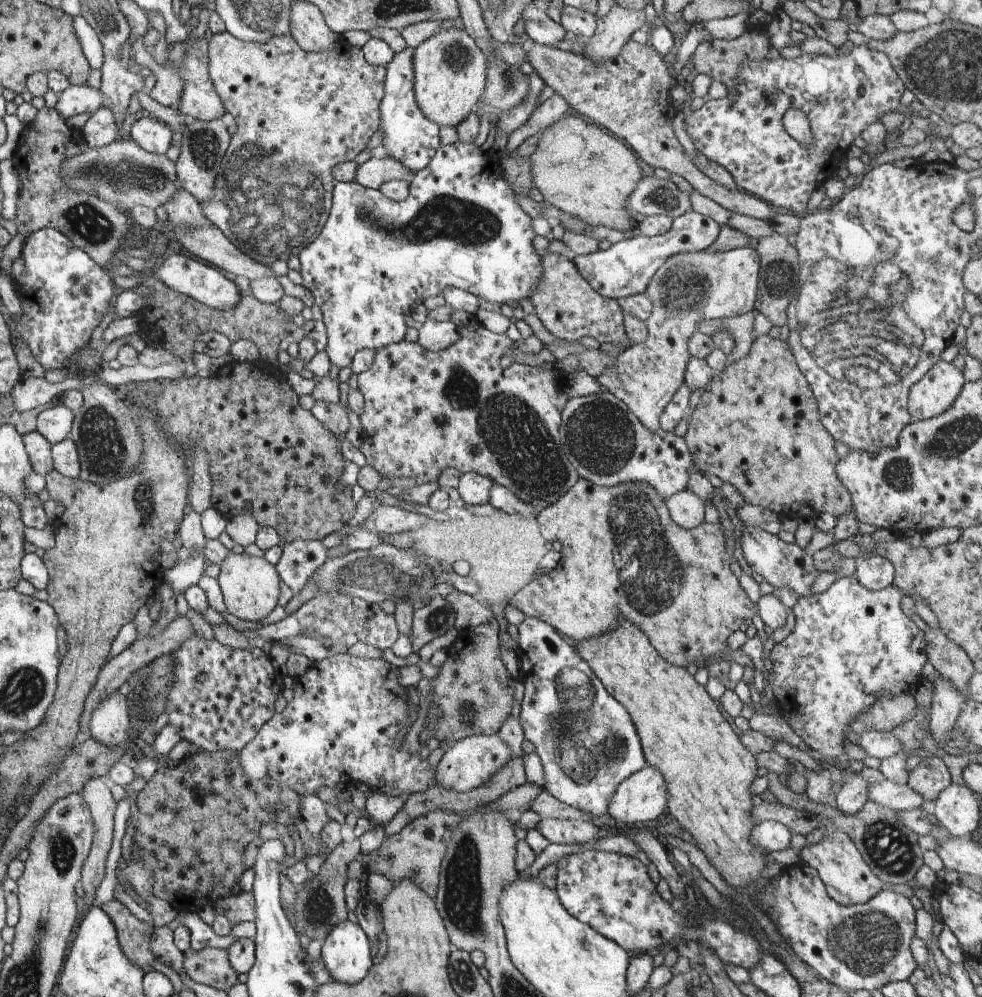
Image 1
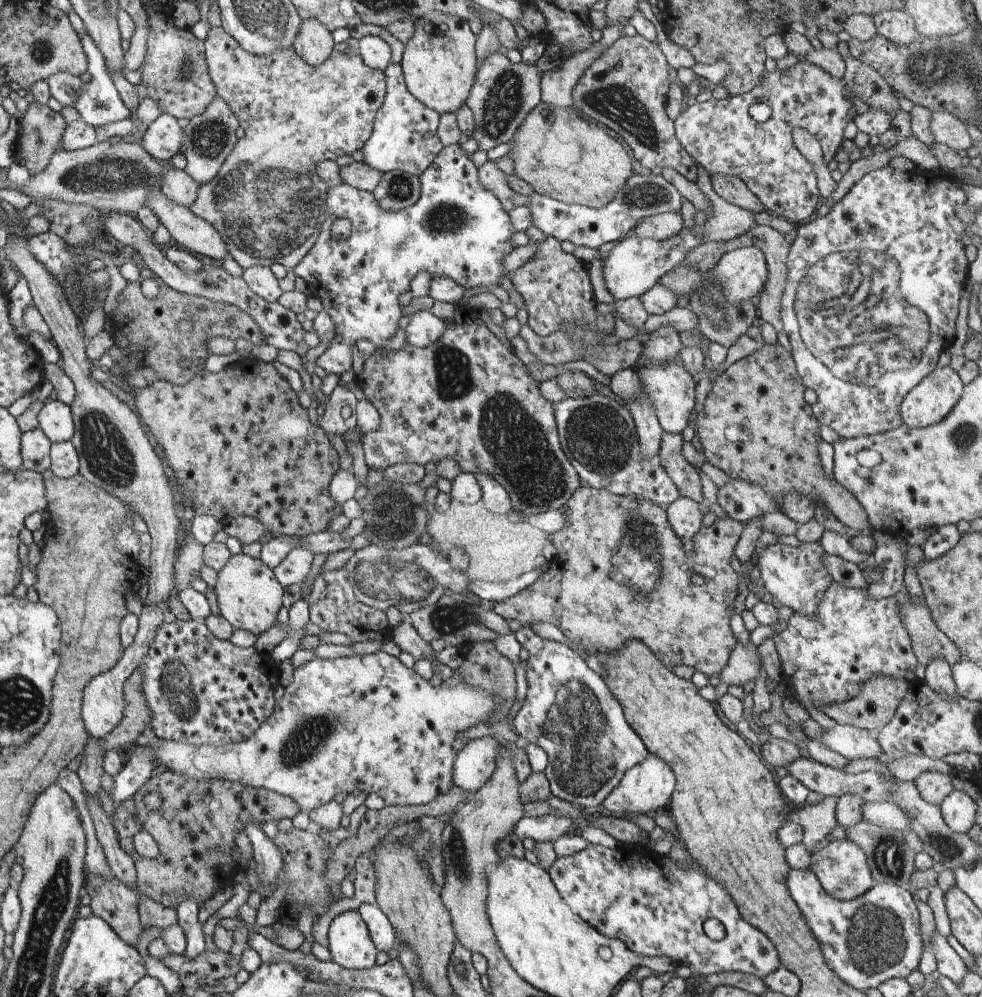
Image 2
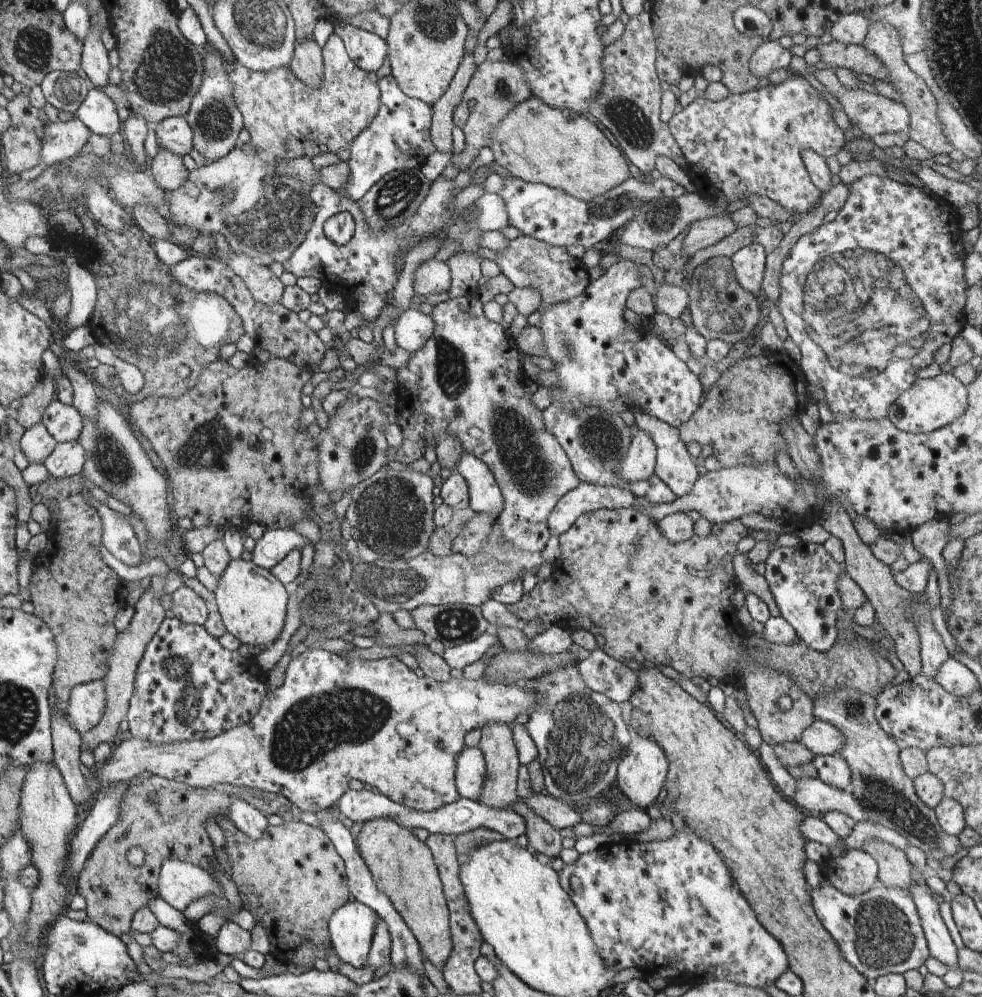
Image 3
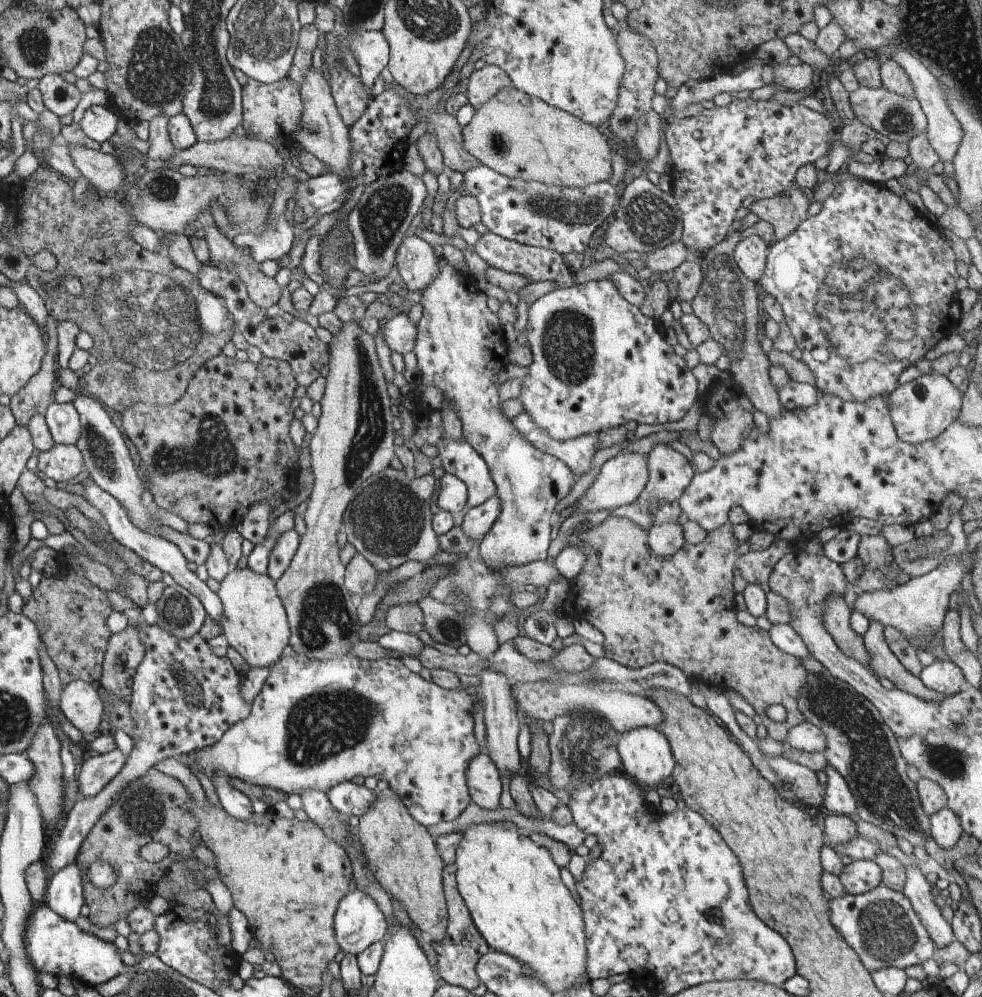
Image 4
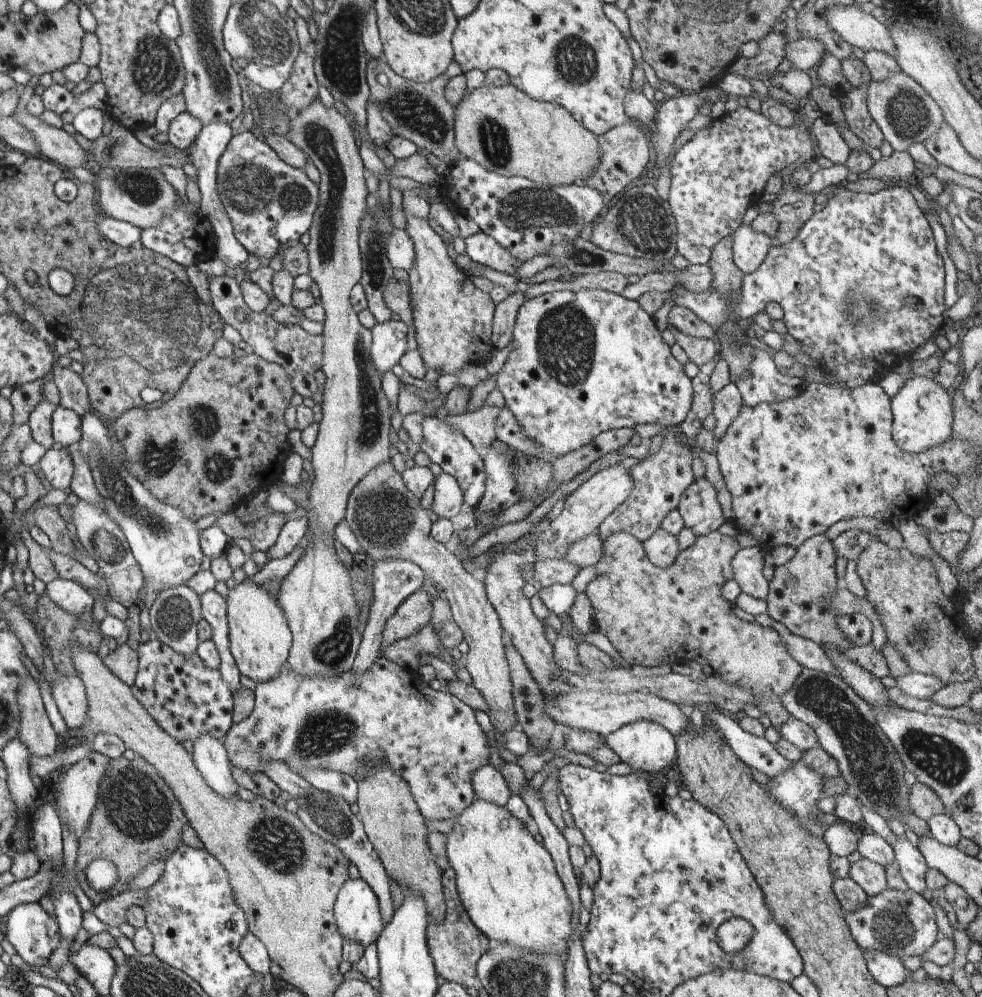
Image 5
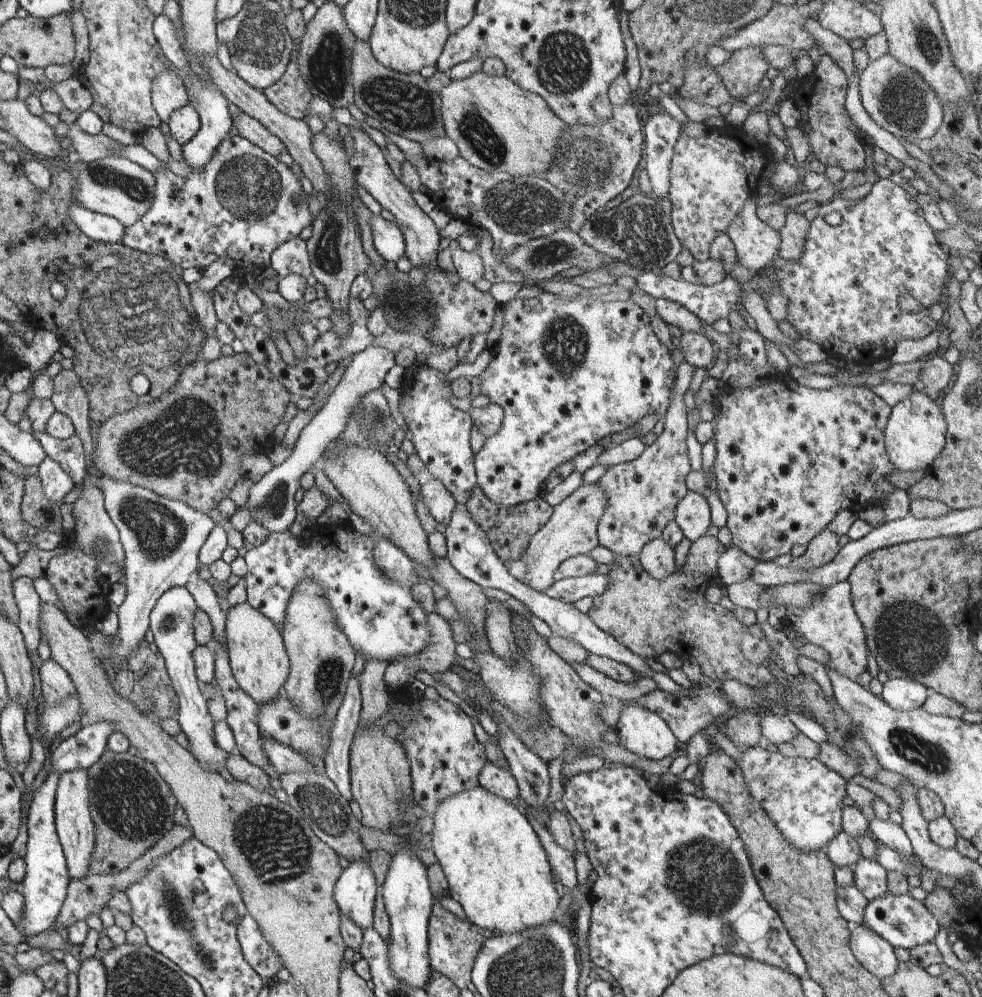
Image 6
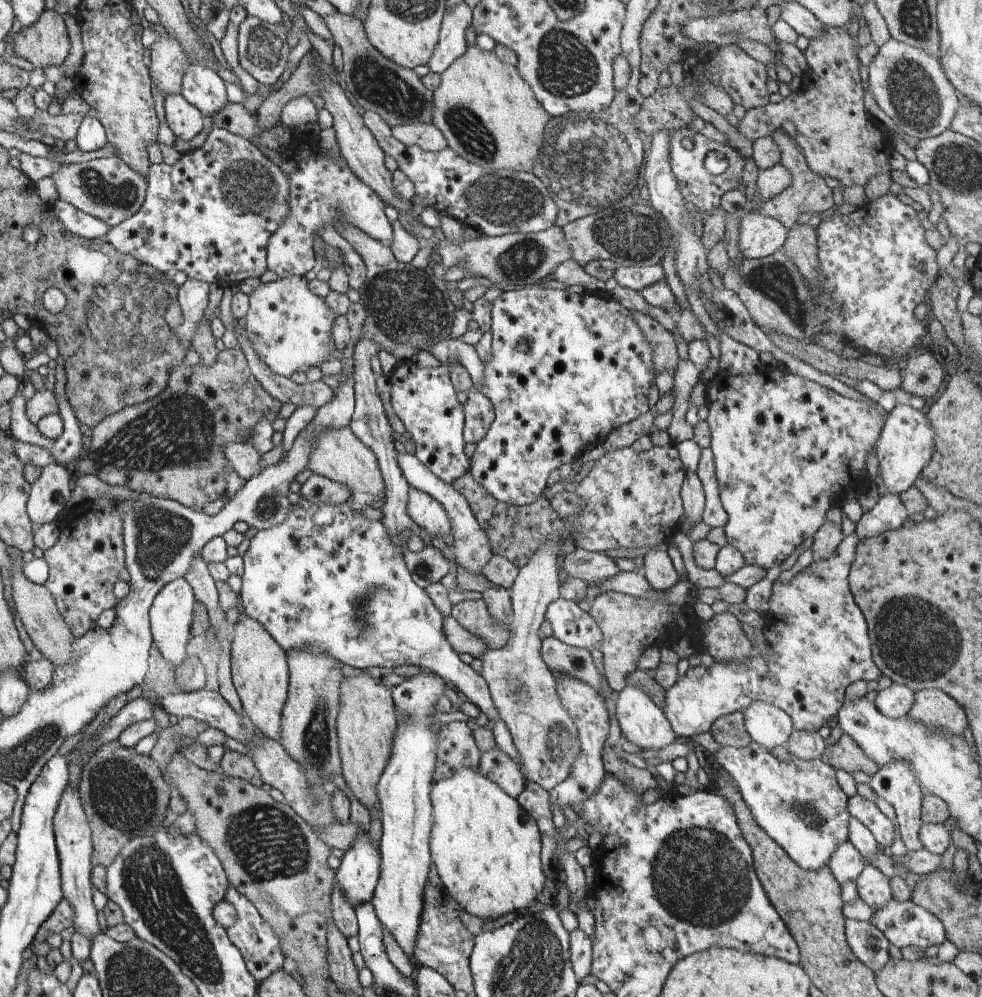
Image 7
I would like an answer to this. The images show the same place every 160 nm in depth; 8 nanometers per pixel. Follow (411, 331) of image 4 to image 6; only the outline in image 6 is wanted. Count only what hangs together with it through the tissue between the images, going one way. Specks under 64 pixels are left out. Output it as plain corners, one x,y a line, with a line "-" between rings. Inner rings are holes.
369,345
364,351
352,356
343,377
326,404
317,414
314,414
310,424
299,434
298,440
295,442
294,453
282,465
272,467
266,476
252,483
246,506
253,511
253,520
261,522
272,533
283,533
289,530
297,515
294,494
300,487
300,476
308,472
310,466
318,465
321,462
322,454
345,429
349,416
358,408
361,398
370,391
380,390
384,376
395,365
395,353
382,346

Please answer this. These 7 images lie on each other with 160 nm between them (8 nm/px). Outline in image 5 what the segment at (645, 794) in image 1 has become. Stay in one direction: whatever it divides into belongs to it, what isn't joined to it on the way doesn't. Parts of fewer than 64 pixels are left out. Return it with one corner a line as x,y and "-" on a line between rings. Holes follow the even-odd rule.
639,720
622,725
605,738
605,743
623,761
629,770
642,771
654,777
658,773
674,771
677,760
675,738
661,724
654,721

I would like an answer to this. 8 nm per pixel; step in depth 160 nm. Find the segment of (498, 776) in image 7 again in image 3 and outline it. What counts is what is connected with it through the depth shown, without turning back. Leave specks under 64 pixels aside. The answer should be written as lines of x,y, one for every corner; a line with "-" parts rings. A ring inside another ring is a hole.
468,747
459,756
455,784
464,799
478,800
487,778
486,757
481,748

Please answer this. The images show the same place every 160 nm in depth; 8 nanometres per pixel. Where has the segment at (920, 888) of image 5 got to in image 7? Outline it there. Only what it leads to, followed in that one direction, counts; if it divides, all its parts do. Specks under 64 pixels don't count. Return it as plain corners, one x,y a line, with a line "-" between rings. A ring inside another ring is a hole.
859,794
849,797
848,812
857,818
876,838
881,848
887,850
894,842
894,824
876,806

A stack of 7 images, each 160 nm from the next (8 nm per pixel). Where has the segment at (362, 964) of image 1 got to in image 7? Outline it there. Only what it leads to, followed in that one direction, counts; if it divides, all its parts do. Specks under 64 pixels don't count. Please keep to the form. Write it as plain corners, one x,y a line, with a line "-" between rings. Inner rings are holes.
361,834
355,840
354,846
349,848
337,862
336,884
344,893
345,899
354,907
362,903
370,903
374,898
375,887
378,886
382,854
374,848
367,834

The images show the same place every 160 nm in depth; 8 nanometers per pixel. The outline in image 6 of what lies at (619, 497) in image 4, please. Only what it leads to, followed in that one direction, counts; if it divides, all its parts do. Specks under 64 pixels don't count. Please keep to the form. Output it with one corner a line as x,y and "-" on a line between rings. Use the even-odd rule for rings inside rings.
601,482
583,483
559,505
553,507
552,516
548,522
531,538
524,560
527,563
528,573
524,584
544,593
554,580
554,573
558,567
570,557
588,555
599,544
597,526
608,506
609,496
601,487

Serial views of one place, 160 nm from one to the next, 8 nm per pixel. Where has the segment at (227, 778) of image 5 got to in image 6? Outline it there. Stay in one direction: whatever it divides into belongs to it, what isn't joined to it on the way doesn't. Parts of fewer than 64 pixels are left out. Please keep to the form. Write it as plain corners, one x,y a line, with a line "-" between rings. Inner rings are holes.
174,587
167,590
155,604
151,612
151,629
154,635
157,650
167,662
167,671
170,673
172,684
179,696
179,714
177,720
181,731
186,734
189,742
189,751
204,769
217,772
221,766
227,766
227,758
230,754
223,751
214,738
215,724
208,713
206,699
202,697
198,689
195,673
194,649
199,645
195,639
194,617
198,611
197,602
192,593
186,587

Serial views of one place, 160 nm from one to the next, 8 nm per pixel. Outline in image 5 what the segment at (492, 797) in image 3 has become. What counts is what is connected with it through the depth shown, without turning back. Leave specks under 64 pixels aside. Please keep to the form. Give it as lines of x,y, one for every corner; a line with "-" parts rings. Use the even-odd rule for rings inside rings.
388,461
388,464
379,464
370,471
351,492
345,519
364,554
372,560
410,561
424,571
426,578
432,578
440,586
449,602
454,622
460,627
463,640
468,644
466,662
463,665
472,677
472,684
486,701
487,714
496,732
507,733
518,728
518,722
505,655
505,635
499,615
487,599
484,584
464,570
462,560
452,548
430,536
428,515
428,512
422,510
420,500
414,498
414,493
404,484
403,476

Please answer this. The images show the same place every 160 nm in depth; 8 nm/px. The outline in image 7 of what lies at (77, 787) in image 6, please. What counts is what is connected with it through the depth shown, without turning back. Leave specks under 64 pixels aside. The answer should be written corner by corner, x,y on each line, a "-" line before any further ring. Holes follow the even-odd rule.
69,784
54,818
54,831
56,833
56,844
59,845
59,863
63,869
64,896
71,902
75,910
75,921
73,926
76,931
82,933
89,940
93,940
96,934
102,932
98,925
97,908
94,904
94,885
90,882
93,870
93,832
89,825
88,817
83,809
79,789

